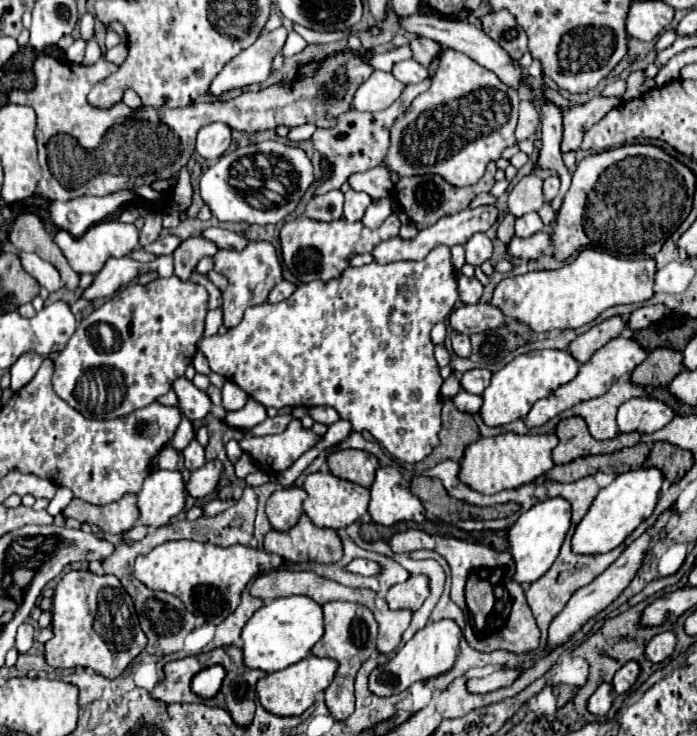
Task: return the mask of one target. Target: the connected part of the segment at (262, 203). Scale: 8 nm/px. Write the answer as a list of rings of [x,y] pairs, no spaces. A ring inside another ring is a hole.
[[[275,140],[251,144],[223,154],[201,176],[201,198],[221,222],[275,224],[295,210],[301,196],[313,184],[313,166],[301,148]]]

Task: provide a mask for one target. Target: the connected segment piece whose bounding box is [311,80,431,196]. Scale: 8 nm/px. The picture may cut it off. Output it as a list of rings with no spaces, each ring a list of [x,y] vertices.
[[[429,80],[425,82],[419,82],[419,84],[409,84],[405,88],[405,92],[401,94],[401,98],[391,104],[389,108],[381,110],[381,112],[357,112],[357,110],[349,110],[345,112],[343,116],[339,116],[337,124],[333,128],[317,128],[315,134],[313,134],[313,146],[323,154],[323,156],[341,156],[341,158],[333,158],[333,174],[327,182],[321,182],[313,196],[319,196],[319,194],[327,194],[331,190],[337,190],[341,188],[351,174],[357,174],[357,172],[367,172],[375,166],[383,166],[385,164],[385,152],[389,150],[389,128],[393,126],[393,122],[397,120],[399,114],[403,114],[409,104],[429,88]]]

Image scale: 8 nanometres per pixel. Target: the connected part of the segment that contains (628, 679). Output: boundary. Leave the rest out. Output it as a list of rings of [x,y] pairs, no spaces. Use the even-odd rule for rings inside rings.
[[[627,662],[623,668],[619,668],[615,672],[615,678],[613,678],[613,690],[615,690],[615,694],[629,692],[629,688],[637,680],[637,676],[639,676],[639,664],[637,662]]]

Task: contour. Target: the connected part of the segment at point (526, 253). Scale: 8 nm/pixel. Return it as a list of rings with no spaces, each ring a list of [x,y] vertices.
[[[541,230],[529,238],[513,238],[507,248],[513,258],[535,260],[541,258],[551,248],[551,234],[547,230]]]

